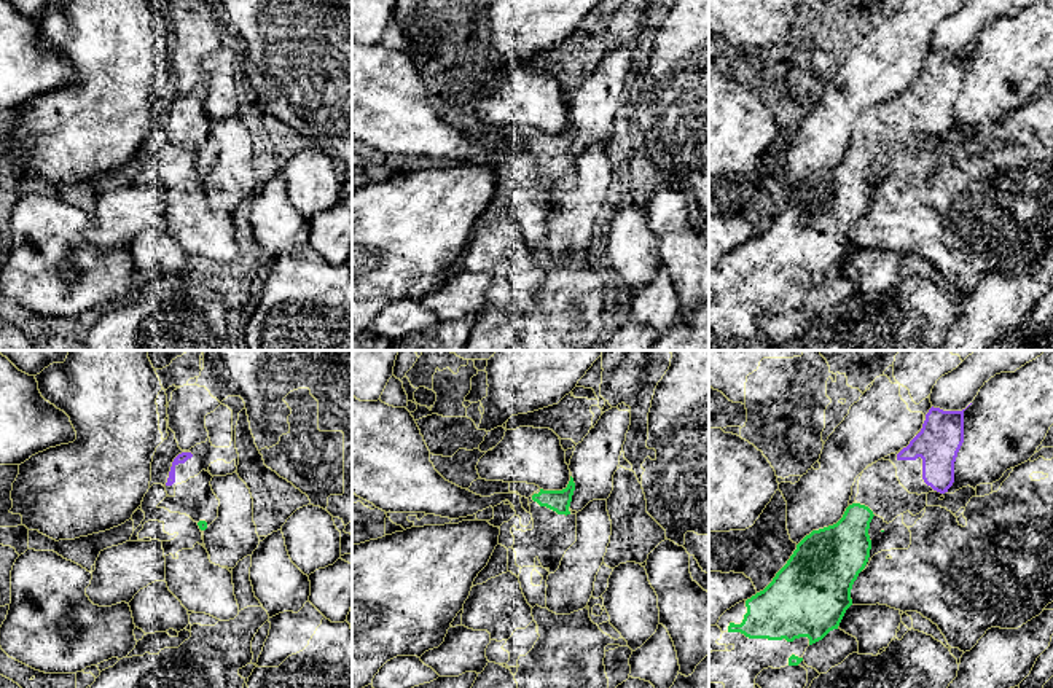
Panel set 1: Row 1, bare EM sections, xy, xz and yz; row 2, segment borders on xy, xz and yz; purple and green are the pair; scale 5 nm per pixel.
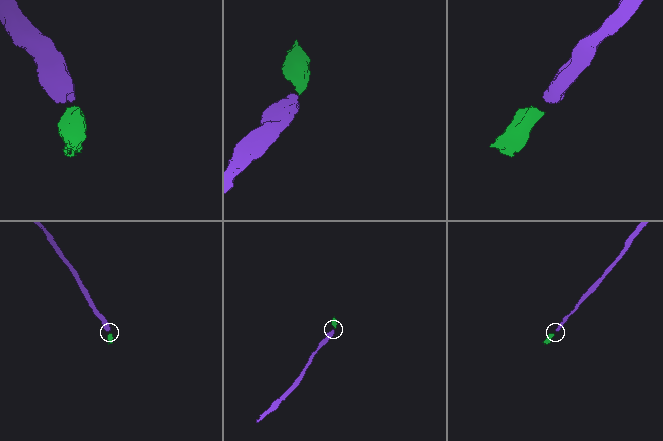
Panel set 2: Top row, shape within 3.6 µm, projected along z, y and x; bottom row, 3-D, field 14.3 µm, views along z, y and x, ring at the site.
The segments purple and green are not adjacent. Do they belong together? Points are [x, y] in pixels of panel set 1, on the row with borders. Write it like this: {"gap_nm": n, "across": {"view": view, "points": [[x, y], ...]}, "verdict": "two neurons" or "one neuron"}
{"gap_nm": 240, "across": {"view": "xy", "points": [[171, 484], [199, 521]]}, "verdict": "one neuron"}

